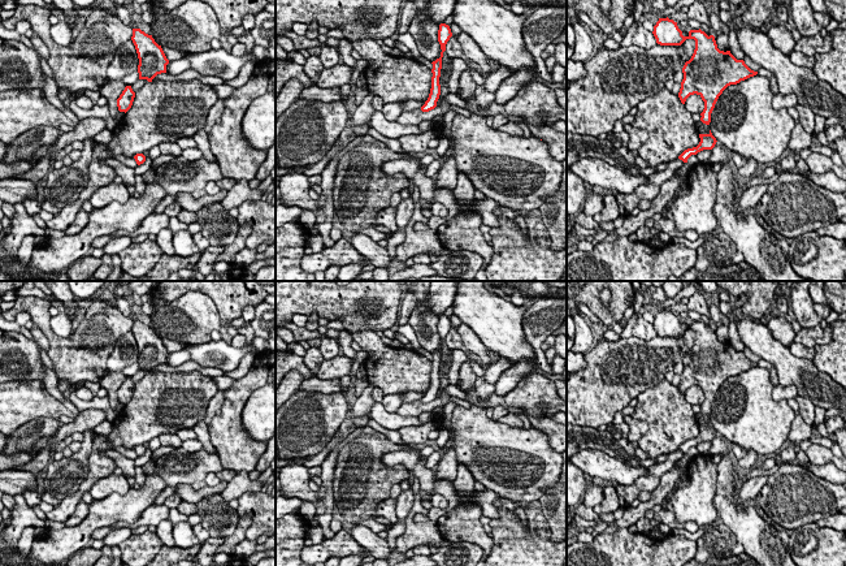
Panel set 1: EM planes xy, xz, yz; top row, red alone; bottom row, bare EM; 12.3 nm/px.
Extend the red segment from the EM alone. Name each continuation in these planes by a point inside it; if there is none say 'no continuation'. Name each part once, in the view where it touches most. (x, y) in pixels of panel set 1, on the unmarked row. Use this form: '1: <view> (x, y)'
no continuation

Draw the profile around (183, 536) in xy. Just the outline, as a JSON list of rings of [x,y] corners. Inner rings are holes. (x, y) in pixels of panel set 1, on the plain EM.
[[[179,522],[173,524],[173,539],[175,546],[182,549],[192,548],[200,543],[188,522]]]

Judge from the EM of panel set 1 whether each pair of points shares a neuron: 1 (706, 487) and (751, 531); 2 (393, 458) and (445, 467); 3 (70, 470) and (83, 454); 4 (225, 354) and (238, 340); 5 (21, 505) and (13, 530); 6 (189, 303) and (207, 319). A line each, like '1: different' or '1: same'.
1: different
2: different
3: same
4: different
5: same
6: same

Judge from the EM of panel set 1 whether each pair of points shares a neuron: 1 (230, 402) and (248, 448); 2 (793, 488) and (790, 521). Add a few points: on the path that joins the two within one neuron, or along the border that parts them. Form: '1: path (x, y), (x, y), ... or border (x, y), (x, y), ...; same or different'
1: path (230, 414), (230, 430), (237, 436); same
2: path (793, 496), (790, 513); same

